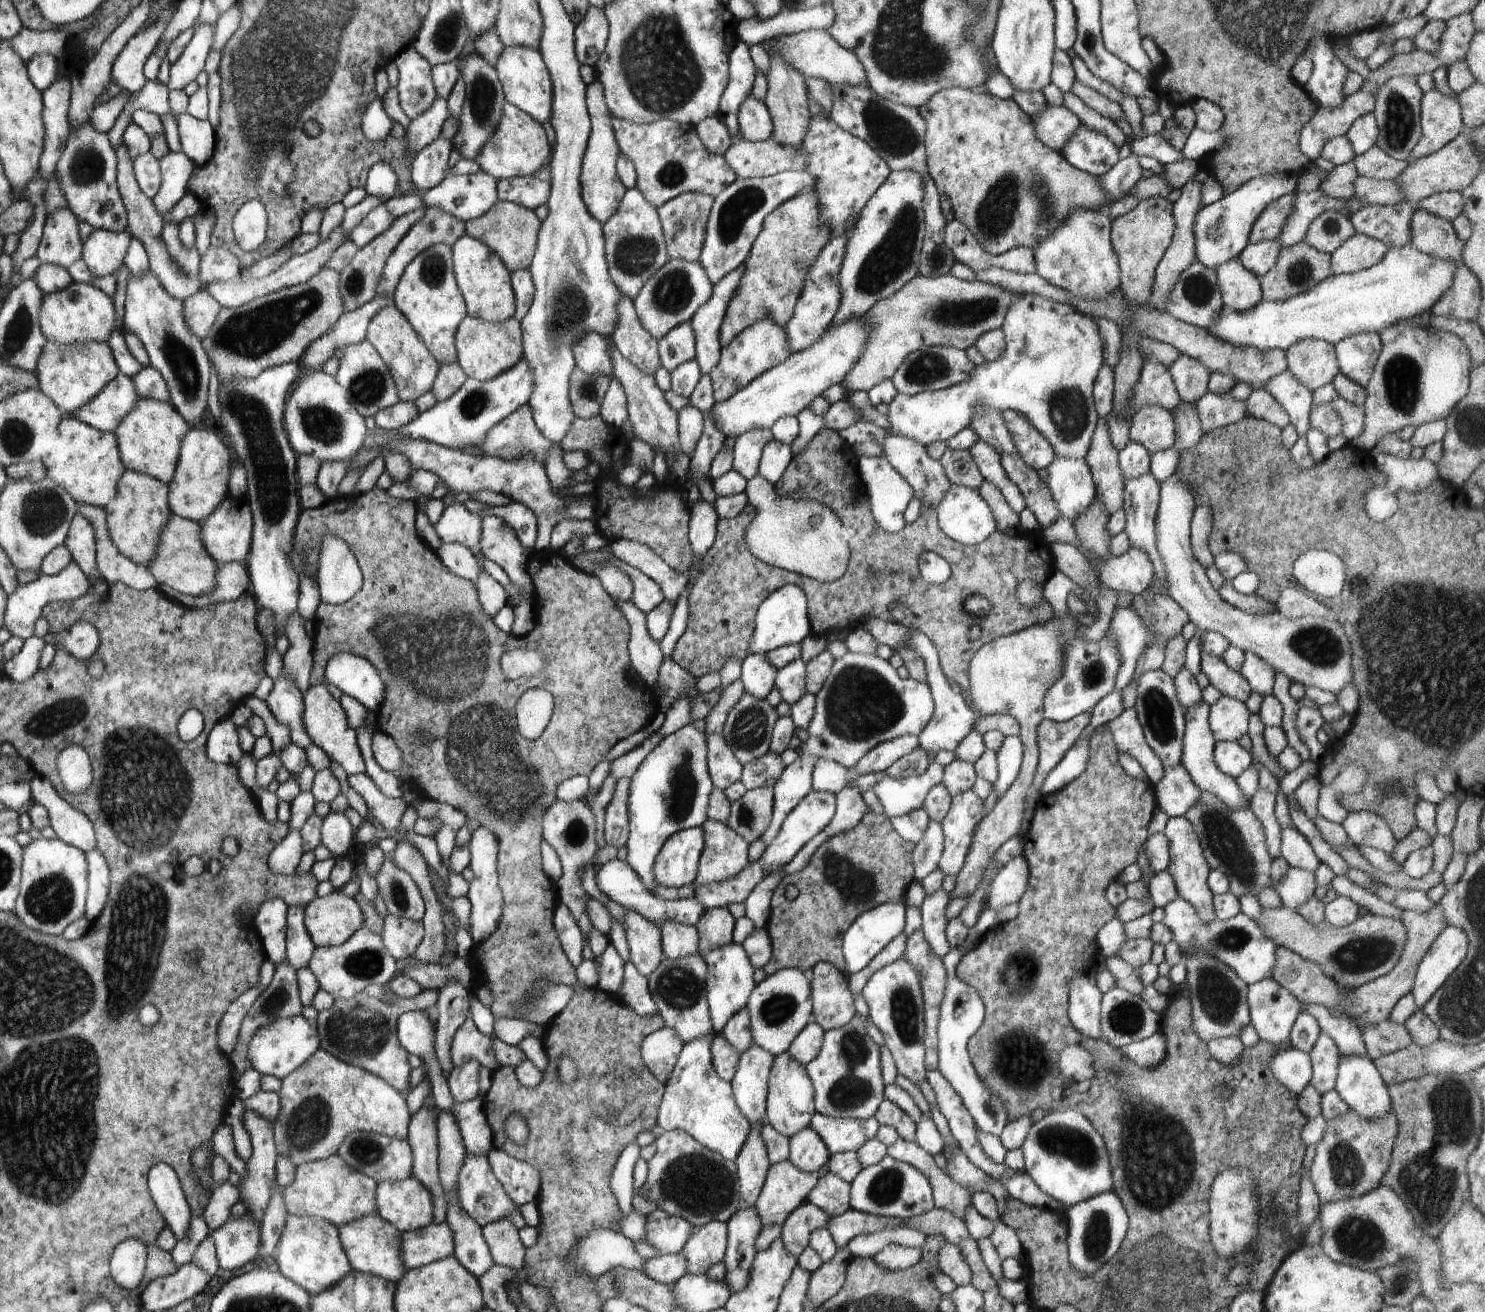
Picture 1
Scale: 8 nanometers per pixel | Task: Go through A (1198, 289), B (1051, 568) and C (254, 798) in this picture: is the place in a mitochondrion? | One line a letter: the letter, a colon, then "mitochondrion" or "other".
A: mitochondrion
B: other
C: other

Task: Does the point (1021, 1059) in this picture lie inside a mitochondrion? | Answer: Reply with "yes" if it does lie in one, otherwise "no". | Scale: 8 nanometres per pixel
yes

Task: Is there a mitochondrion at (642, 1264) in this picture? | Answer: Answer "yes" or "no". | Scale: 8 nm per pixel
no

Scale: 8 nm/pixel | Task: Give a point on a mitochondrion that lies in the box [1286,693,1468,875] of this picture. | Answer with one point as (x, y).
(1385, 787)

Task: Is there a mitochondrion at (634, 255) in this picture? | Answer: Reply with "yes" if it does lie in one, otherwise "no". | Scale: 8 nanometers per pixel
yes

